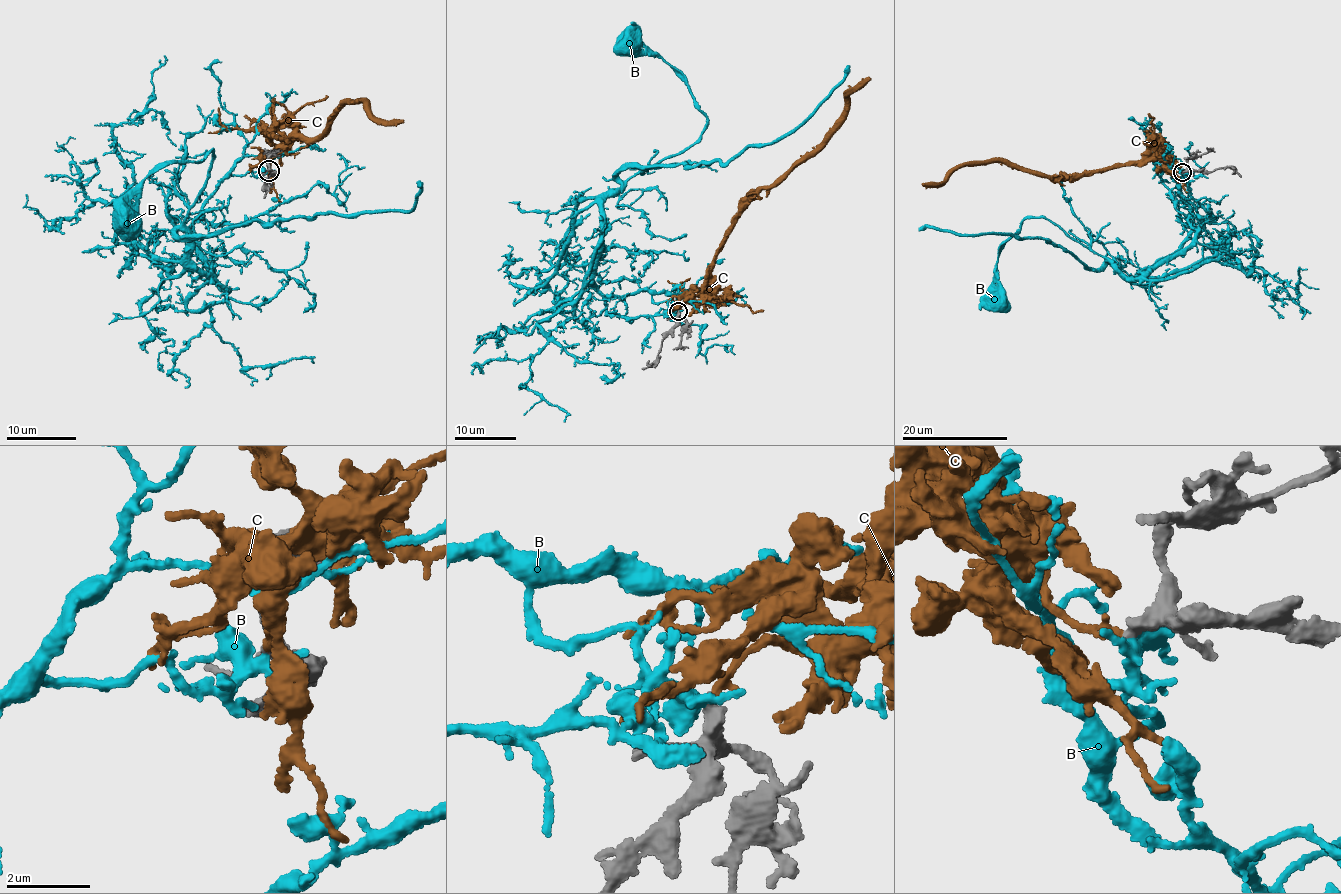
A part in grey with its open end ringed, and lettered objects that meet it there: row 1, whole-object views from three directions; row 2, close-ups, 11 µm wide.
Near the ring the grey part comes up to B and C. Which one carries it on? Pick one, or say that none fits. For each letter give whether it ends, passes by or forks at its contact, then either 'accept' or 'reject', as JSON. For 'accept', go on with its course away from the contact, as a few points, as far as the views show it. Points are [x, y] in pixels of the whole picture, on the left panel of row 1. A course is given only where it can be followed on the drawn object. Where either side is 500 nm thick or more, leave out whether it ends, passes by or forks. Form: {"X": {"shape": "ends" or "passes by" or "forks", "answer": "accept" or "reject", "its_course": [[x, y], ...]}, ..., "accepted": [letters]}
{"B": {"shape": "forks", "answer": "reject"}, "C": {"shape": "ends", "answer": "reject"}, "accepted": []}

